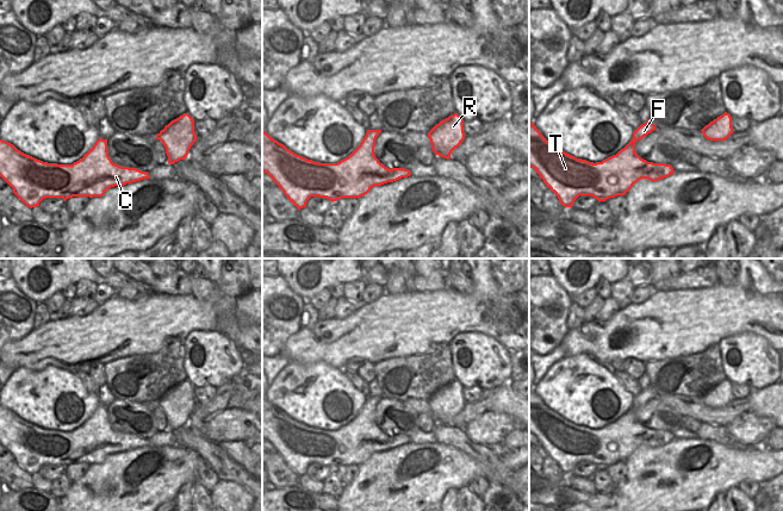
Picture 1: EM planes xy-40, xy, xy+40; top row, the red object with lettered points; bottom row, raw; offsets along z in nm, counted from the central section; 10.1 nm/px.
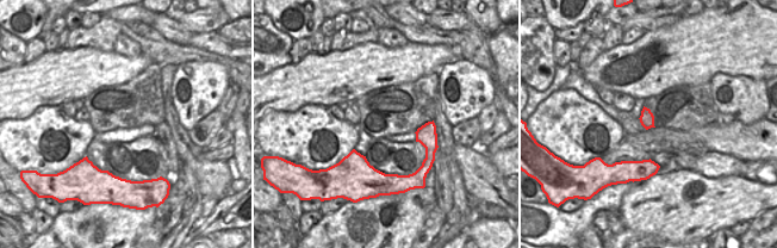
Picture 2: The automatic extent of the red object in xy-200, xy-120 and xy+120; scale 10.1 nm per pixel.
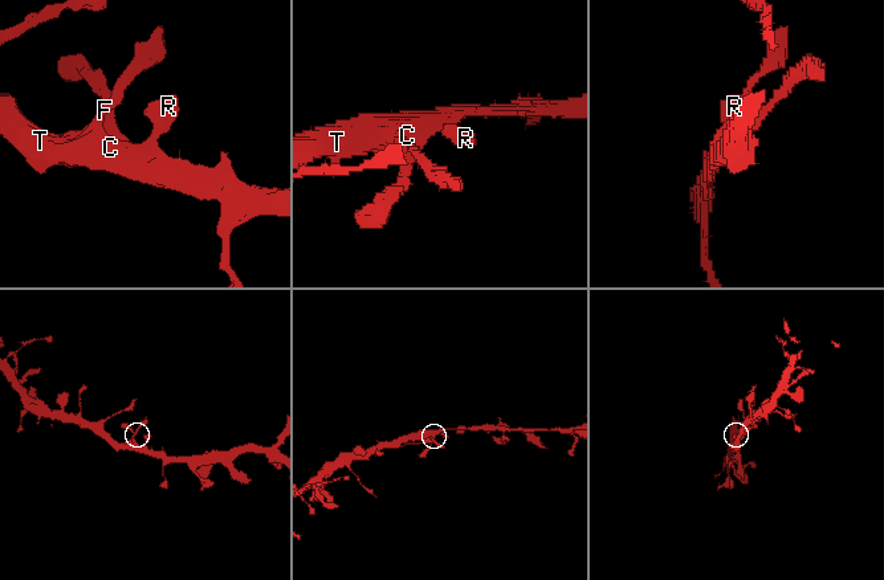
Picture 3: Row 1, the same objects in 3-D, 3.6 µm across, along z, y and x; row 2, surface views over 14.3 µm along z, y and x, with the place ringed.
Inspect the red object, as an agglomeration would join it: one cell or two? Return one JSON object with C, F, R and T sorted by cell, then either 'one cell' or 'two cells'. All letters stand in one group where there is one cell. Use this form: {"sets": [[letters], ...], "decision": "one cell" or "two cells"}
{"sets": [["C", "F", "R", "T"]], "decision": "one cell"}

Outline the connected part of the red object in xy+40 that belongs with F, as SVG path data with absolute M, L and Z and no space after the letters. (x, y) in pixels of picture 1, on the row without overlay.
M648 386L634 397L632 407L616 422L594 430L563 418L548 409L533 388L529 388L529 434L536 437L563 473L572 474L579 462L591 462L598 468L605 468L609 465L624 462L641 445L658 448L675 440L671 431L647 429L635 419L635 409L654 397L655 392Z

